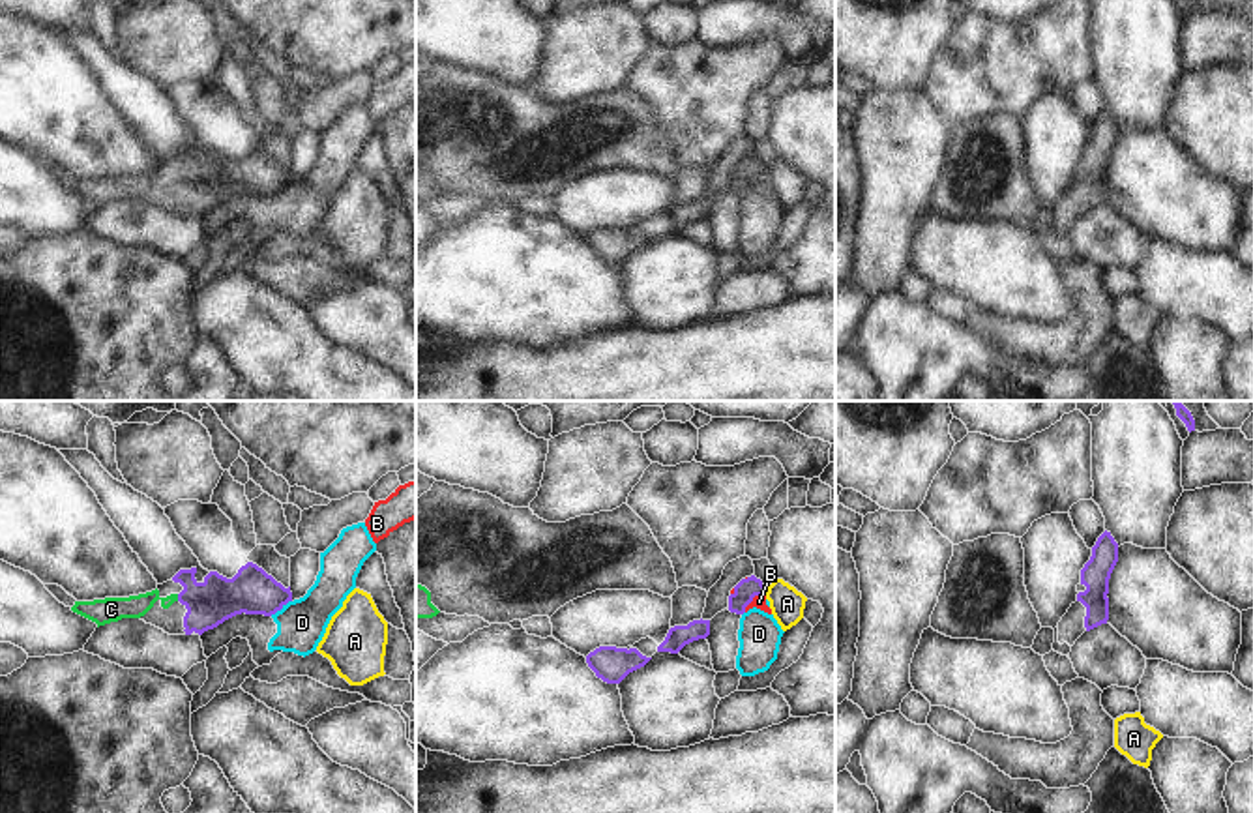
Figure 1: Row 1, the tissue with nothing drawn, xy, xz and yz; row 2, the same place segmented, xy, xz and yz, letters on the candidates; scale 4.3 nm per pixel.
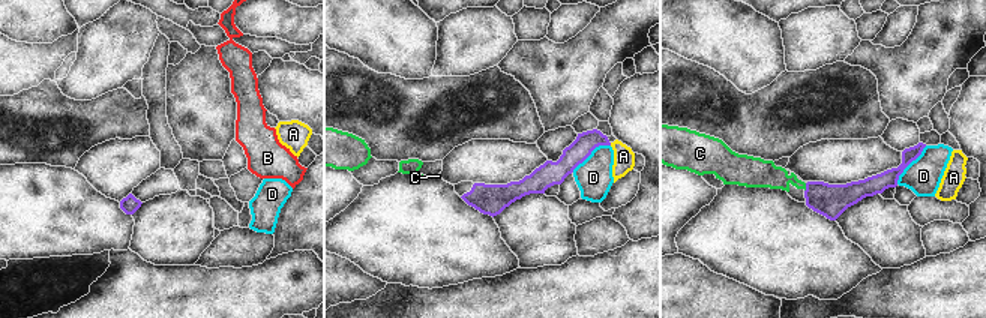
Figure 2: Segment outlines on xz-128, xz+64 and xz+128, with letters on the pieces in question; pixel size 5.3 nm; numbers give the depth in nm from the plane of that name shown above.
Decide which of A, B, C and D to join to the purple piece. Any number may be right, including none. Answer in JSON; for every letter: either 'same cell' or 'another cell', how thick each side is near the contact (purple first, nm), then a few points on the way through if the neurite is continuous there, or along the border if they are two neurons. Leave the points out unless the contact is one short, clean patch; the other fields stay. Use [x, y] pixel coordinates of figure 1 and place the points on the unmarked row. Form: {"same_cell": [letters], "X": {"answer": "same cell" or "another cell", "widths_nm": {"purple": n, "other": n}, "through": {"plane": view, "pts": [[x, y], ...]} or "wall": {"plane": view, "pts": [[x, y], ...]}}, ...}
{"same_cell": ["C"], "A": {"answer": "another cell", "widths_nm": {"purple": 90, "other": 150}, "wall": {"plane": "xz", "pts": [[768, 167], [765, 175]]}}, "B": {"answer": "another cell", "widths_nm": {"purple": 90, "other": 60}, "wall": {"plane": "xz", "pts": [[765, 175], [757, 175], [744, 192]]}}, "C": {"answer": "same cell", "widths_nm": {"purple": 200, "other": 100}, "through": {"plane": "xy", "pts": [[208, 184], [199, 178], [178, 178], [148, 178], [135, 186]]}}, "D": {"answer": "another cell", "widths_nm": {"purple": 200, "other": 200}, "wall": {"plane": "xy", "pts": [[291, 180], [270, 195]]}}}

